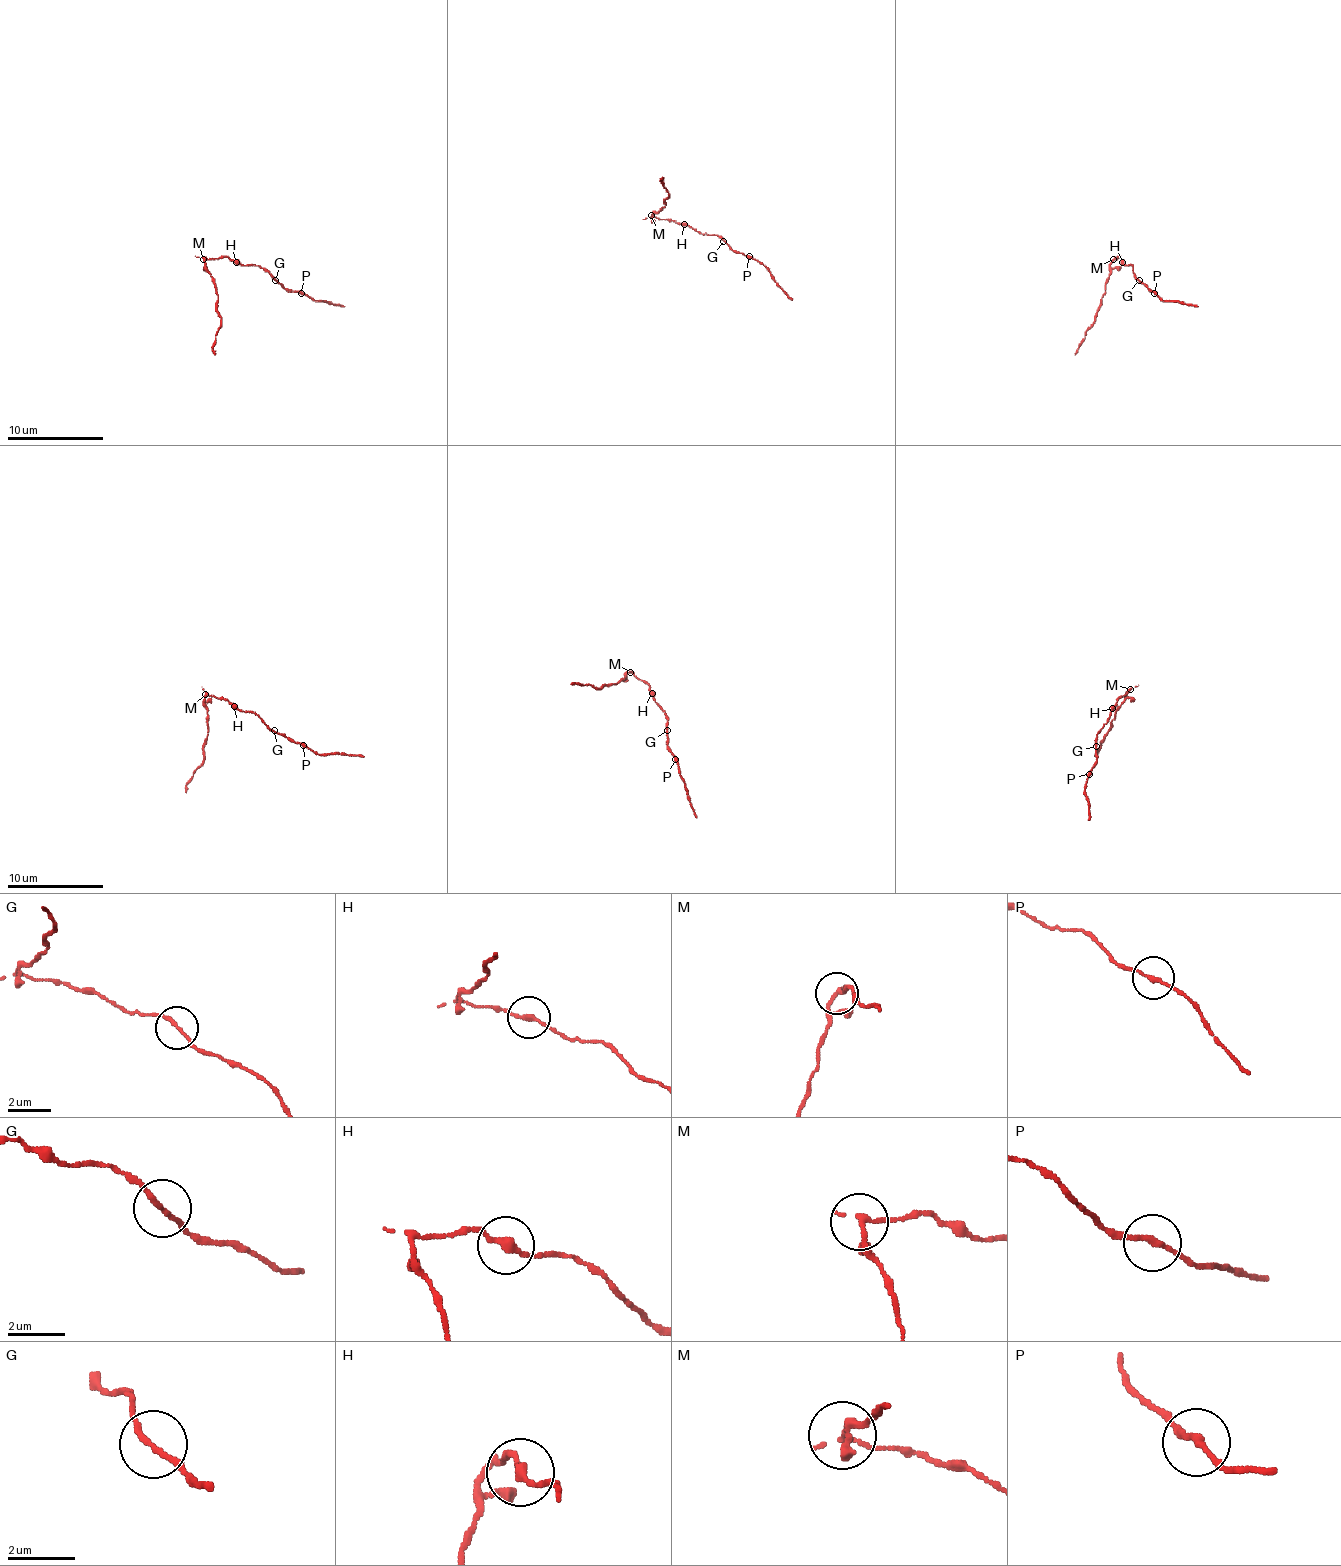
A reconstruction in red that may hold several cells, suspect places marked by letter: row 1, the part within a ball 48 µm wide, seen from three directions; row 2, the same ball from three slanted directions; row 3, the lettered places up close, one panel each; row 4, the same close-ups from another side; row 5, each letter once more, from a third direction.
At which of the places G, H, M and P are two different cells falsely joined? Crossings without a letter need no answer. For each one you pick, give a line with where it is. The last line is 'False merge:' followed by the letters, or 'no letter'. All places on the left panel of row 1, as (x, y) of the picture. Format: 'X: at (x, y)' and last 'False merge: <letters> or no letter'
M: at (203, 259)
False merge: M

